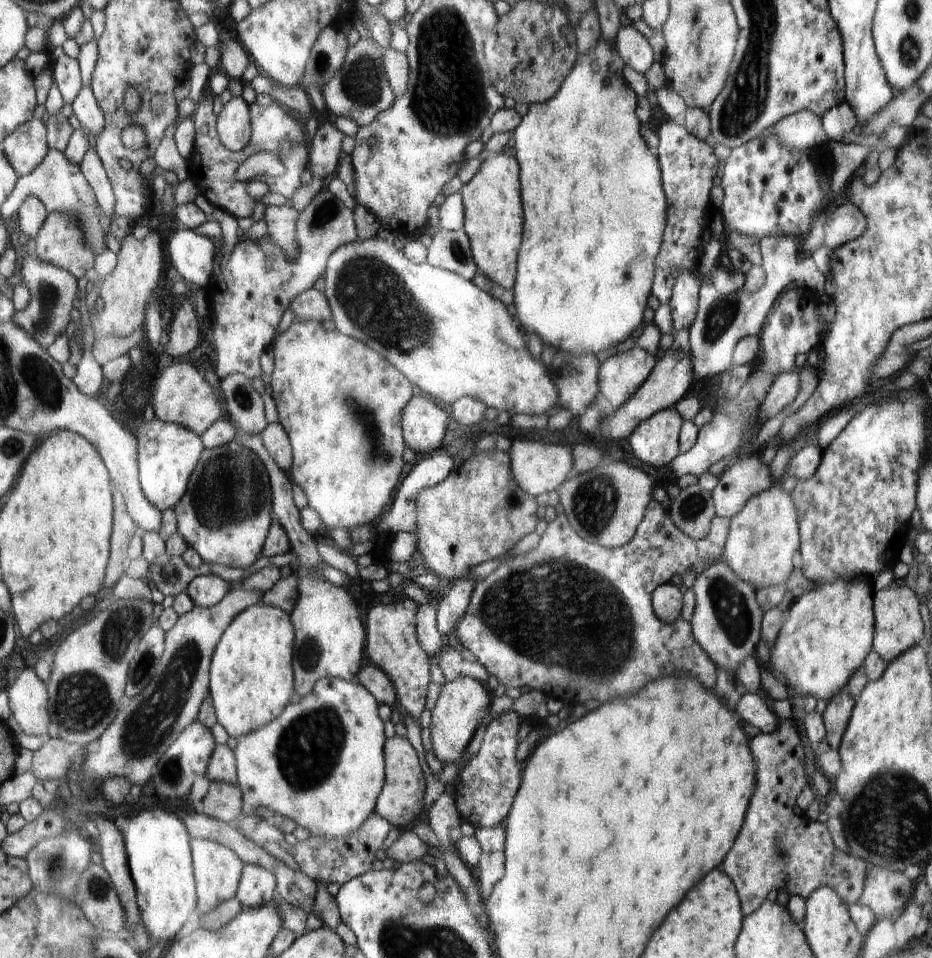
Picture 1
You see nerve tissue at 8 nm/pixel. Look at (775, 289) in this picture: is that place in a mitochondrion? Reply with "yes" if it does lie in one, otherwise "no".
no

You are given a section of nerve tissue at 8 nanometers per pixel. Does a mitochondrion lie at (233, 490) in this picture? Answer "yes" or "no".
yes

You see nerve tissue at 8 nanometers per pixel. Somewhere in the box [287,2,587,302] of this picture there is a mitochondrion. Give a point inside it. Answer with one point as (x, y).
(449, 100)

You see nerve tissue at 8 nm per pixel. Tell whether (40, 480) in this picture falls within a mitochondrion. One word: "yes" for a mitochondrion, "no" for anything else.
no

